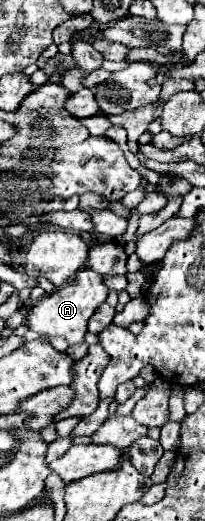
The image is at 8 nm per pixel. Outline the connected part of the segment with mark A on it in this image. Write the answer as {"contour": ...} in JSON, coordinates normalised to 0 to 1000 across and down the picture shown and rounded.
{"contour":[[[390,516],[361,543],[332,543],[332,547],[273,555],[263,562],[244,562],[195,582],[176,582],[166,589],[137,593],[127,628],[195,643],[283,643],[283,647],[322,651],[341,662],[400,658],[410,639],[429,635],[429,628],[420,628],[429,612],[478,593],[478,585],[517,578],[517,570],[527,570],[527,551],[498,543],[498,532],[449,516]]]}

